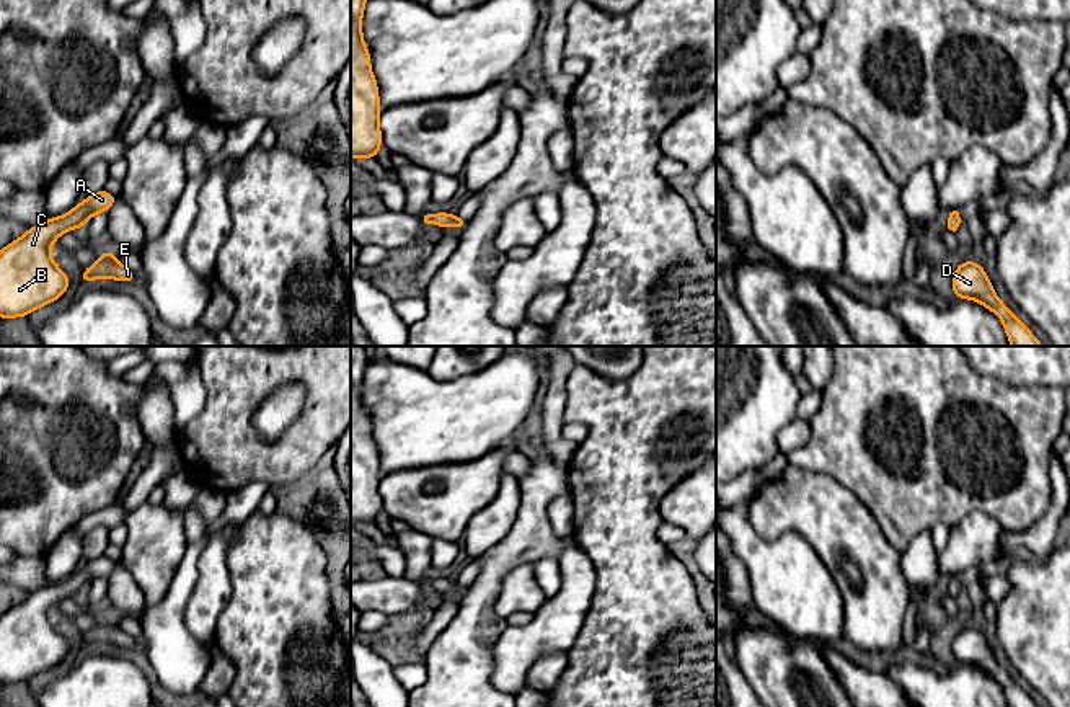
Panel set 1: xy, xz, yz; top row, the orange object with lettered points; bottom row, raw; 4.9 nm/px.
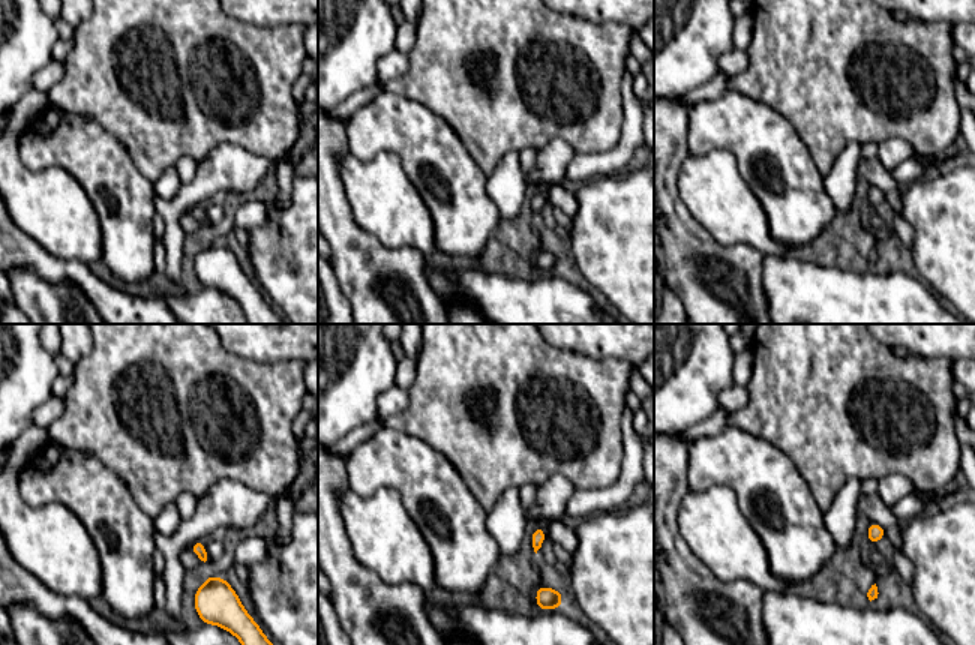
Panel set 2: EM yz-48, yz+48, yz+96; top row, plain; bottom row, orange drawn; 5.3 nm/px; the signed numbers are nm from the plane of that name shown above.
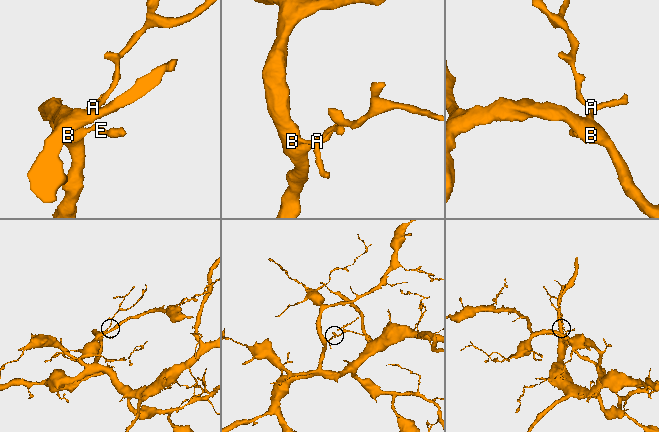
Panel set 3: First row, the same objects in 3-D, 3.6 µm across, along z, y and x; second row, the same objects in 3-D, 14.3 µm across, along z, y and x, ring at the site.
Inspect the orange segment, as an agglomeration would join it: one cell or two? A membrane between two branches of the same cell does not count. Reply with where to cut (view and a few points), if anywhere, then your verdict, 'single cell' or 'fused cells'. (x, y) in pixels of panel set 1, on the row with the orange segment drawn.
no cut; single cell

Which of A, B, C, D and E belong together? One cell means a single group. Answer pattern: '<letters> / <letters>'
A B C D E

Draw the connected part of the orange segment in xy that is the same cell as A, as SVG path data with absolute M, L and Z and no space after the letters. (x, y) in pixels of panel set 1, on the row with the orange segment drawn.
M101 189L69 214L28 229L0 250L0 317L26 317L64 296L70 278L52 261L49 248L59 235L77 230L98 212L108 212L119 196Z

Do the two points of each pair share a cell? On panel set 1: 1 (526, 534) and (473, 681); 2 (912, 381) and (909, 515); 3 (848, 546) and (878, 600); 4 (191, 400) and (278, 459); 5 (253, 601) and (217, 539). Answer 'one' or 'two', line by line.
1: one
2: one
3: one
4: two
5: two

